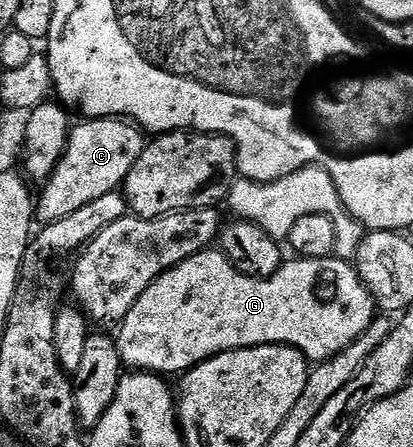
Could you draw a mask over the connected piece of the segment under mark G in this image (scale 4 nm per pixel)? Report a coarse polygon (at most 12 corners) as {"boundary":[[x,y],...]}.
{"boundary":[[203,251],[120,323],[130,371],[233,349],[330,361],[376,320],[351,262],[241,273]]}

